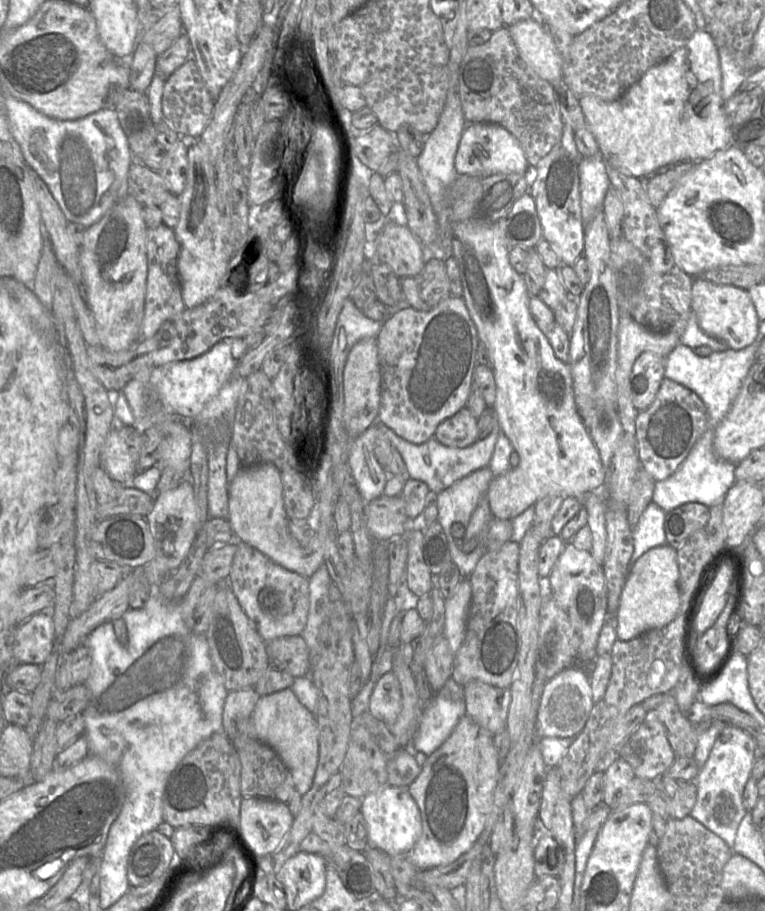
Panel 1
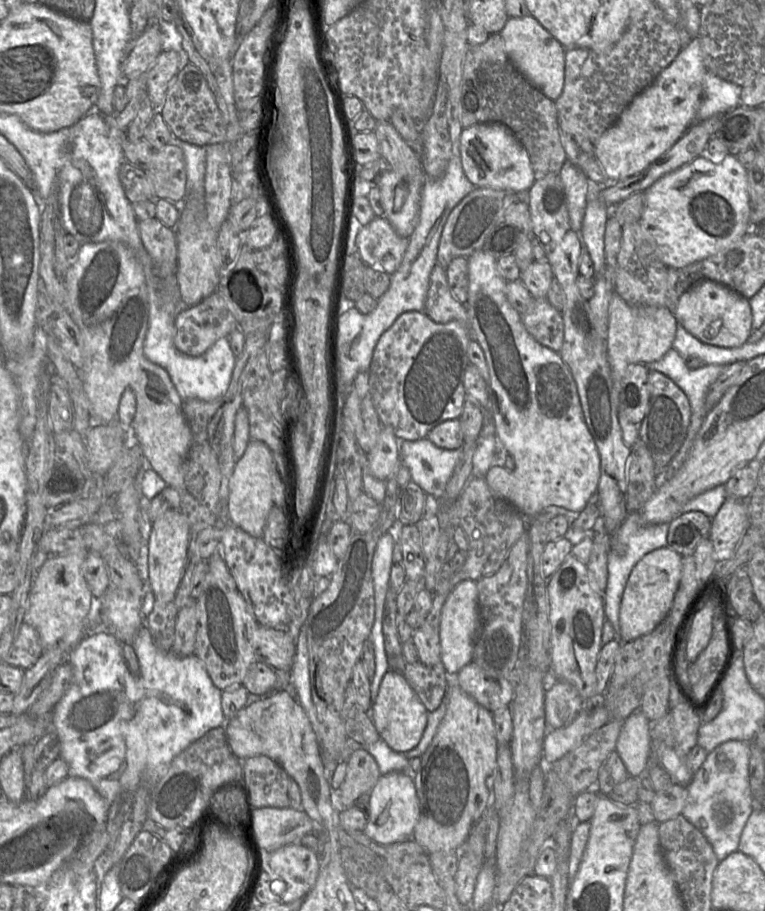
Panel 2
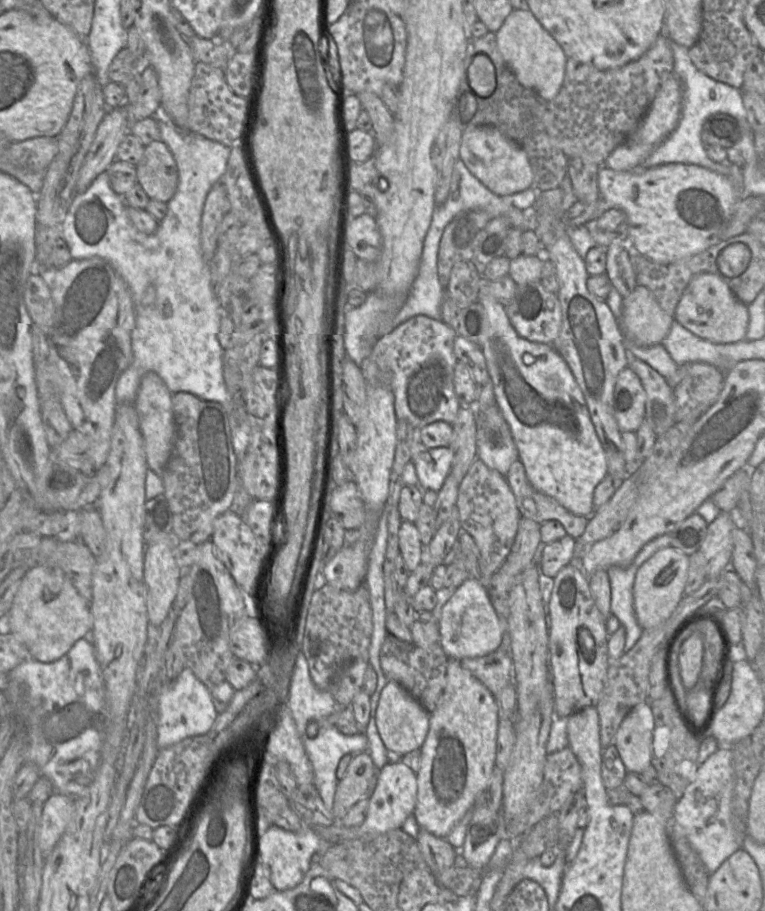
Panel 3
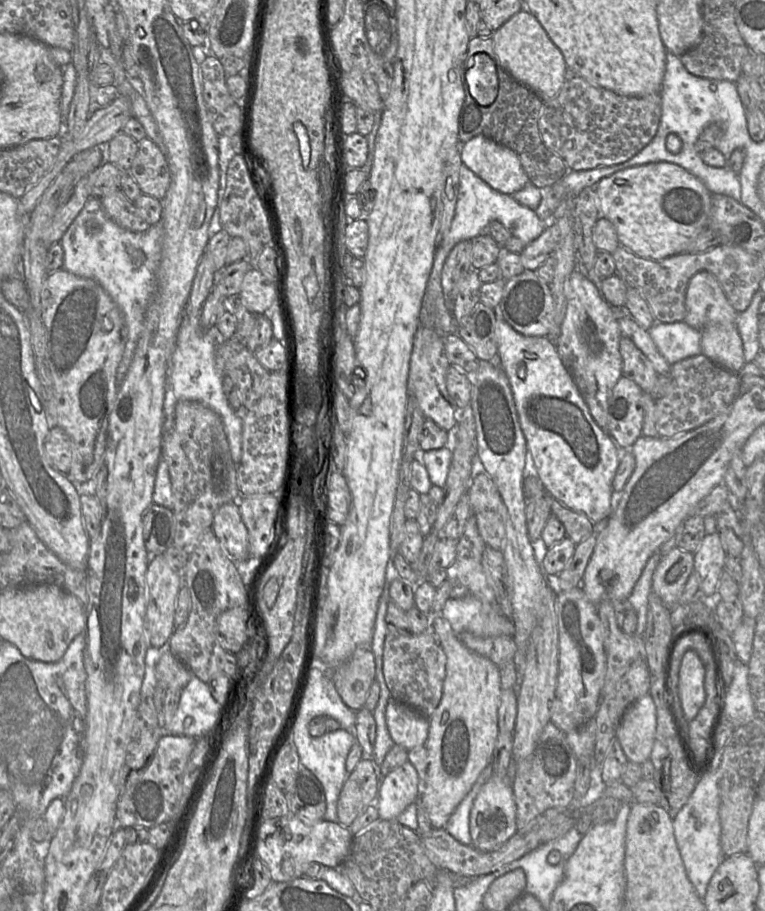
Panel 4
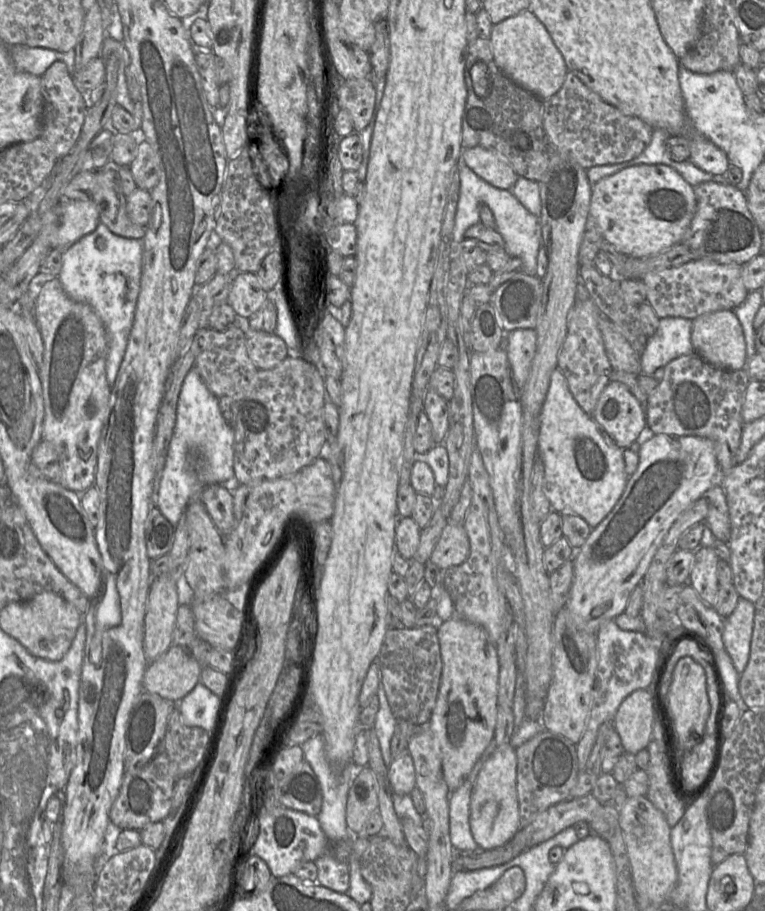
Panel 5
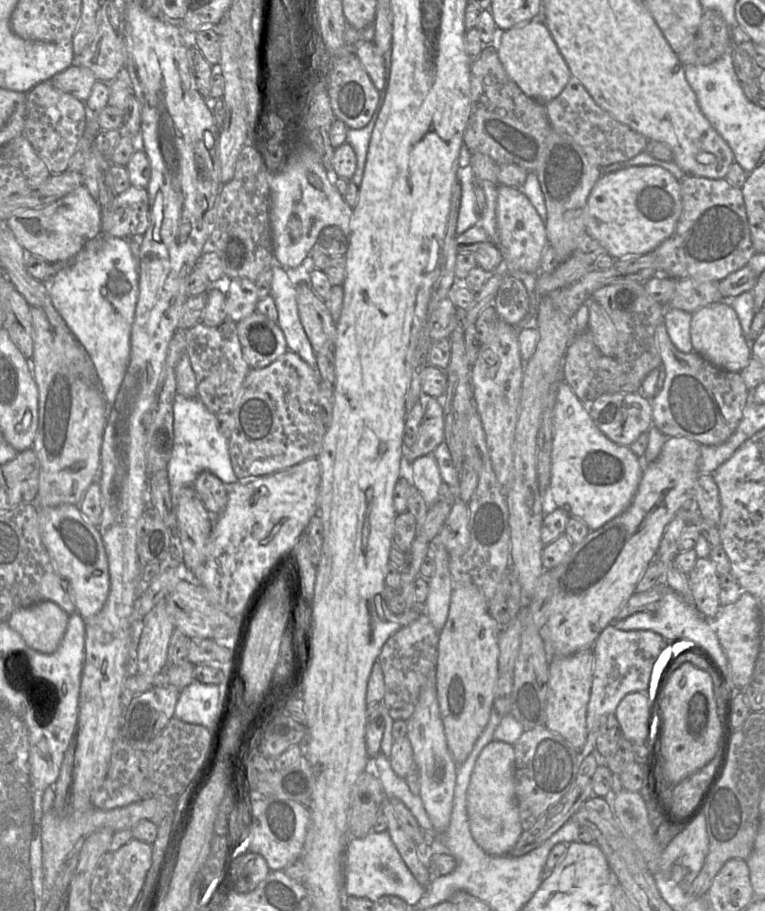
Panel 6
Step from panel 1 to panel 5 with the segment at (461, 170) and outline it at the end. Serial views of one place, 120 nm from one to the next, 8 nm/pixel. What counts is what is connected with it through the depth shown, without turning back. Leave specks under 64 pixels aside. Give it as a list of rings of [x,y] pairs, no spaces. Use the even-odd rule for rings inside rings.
[[[481,146],[463,149],[462,162],[490,185],[504,190],[512,190],[518,175],[505,157],[494,150]]]

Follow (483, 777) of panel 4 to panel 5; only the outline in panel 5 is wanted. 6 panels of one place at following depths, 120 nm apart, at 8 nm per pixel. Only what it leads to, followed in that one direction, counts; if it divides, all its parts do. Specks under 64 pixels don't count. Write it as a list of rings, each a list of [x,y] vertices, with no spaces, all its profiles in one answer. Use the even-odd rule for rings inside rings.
[[[493,739],[483,751],[462,785],[450,793],[449,833],[452,846],[456,849],[466,851],[475,851],[480,849],[470,830],[470,800],[472,788],[478,773],[483,764],[495,751],[496,747],[496,742]]]

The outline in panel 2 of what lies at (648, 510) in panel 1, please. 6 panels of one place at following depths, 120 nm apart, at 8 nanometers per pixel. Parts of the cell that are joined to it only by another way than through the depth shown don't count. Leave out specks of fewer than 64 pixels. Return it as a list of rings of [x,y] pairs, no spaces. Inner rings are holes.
[[[640,512],[628,513],[621,526],[612,534],[608,541],[607,586],[603,594],[604,612],[620,639],[620,607],[630,573],[636,563],[651,551],[667,546],[668,523],[648,524]]]

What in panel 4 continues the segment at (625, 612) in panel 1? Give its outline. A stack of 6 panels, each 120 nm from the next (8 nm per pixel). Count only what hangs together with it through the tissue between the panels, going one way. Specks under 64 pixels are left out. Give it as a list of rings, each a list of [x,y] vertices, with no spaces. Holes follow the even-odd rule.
[[[677,547],[660,559],[652,579],[652,591],[668,609],[673,609],[694,570],[693,553]]]

